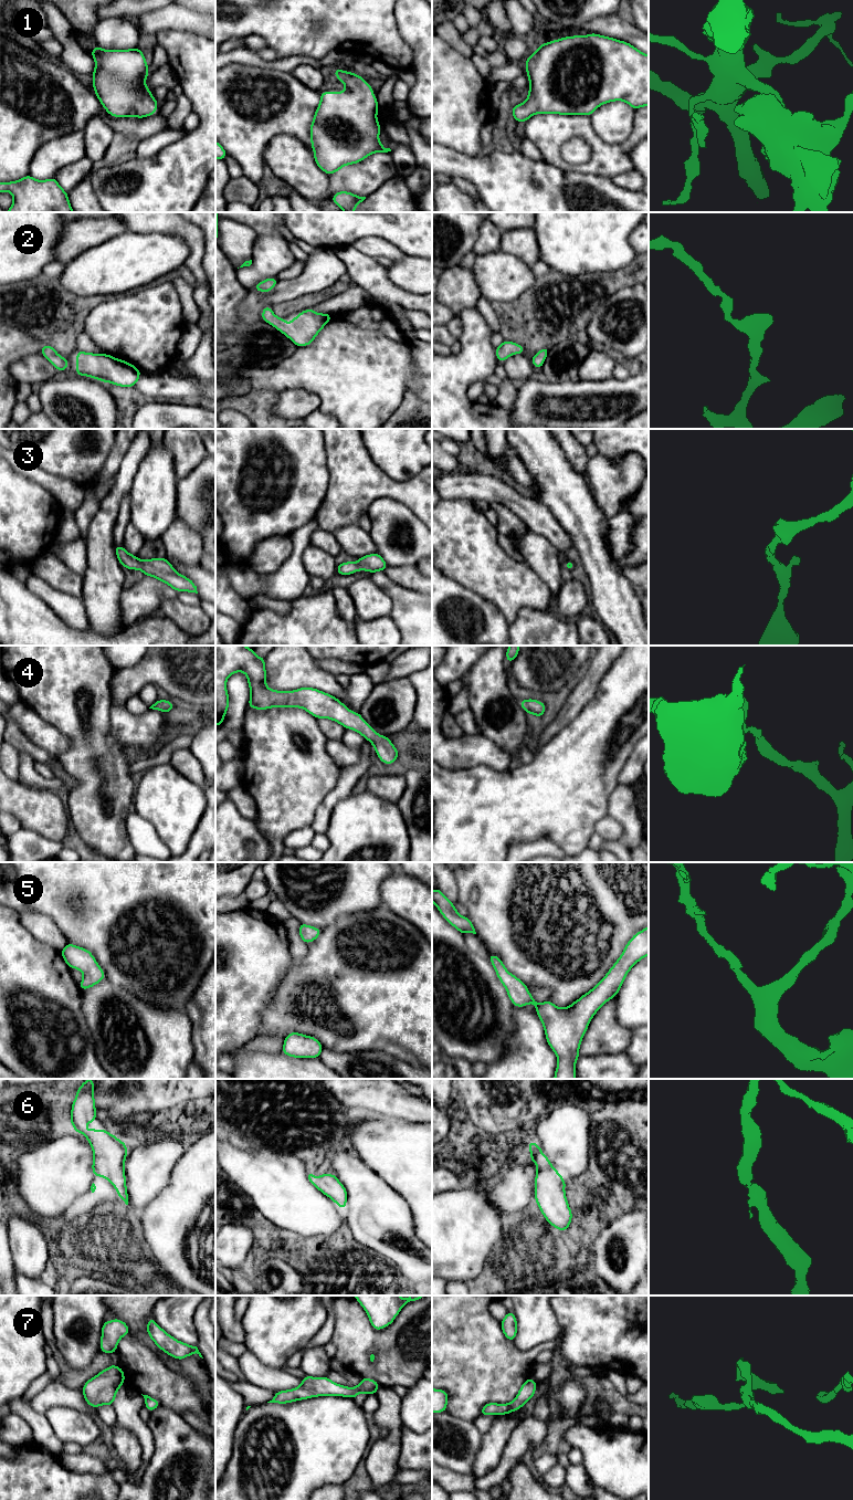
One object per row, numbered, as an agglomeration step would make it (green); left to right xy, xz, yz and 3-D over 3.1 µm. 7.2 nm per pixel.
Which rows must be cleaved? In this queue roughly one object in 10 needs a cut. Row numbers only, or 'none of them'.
none of them

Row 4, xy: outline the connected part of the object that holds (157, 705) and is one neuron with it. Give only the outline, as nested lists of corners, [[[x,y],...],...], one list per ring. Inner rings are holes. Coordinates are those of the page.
[[[157,700],[149,709],[159,710],[167,713],[173,711],[173,704],[168,700]]]

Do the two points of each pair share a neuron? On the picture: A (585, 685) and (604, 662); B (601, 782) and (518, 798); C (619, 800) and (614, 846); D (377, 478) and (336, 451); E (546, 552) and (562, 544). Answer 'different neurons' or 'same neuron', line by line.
A: same neuron
B: same neuron
C: different neurons
D: same neuron
E: different neurons

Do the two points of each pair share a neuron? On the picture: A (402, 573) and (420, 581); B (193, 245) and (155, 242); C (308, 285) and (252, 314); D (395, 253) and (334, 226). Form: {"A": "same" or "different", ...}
{"A": "same", "B": "different", "C": "same", "D": "different"}

